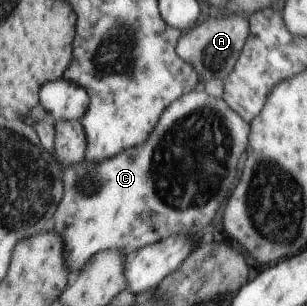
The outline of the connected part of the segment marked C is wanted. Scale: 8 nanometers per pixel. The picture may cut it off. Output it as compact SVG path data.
M200 86L199 88L185 93L179 100L173 103L173 108L169 108L169 112L163 114L161 118L161 124L157 124L157 132L153 132L149 136L149 140L137 148L129 148L121 152L121 155L113 156L113 158L107 158L107 160L101 160L101 162L87 162L87 160L81 160L79 164L75 166L63 166L65 168L65 200L61 202L61 208L57 210L57 232L63 234L63 240L65 240L65 262L69 266L71 272L75 270L82 271L85 266L101 252L105 250L121 250L123 254L131 254L147 244L153 244L153 242L159 242L165 238L172 238L179 234L185 234L193 238L193 234L199 234L203 232L207 226L211 225L211 220L217 216L219 208L223 206L223 202L227 202L229 194L233 192L235 184L237 184L237 166L239 166L239 160L243 156L243 152L247 150L249 146L250 132L252 131L252 123L246 121L241 114L235 112L224 96L212 96Z

